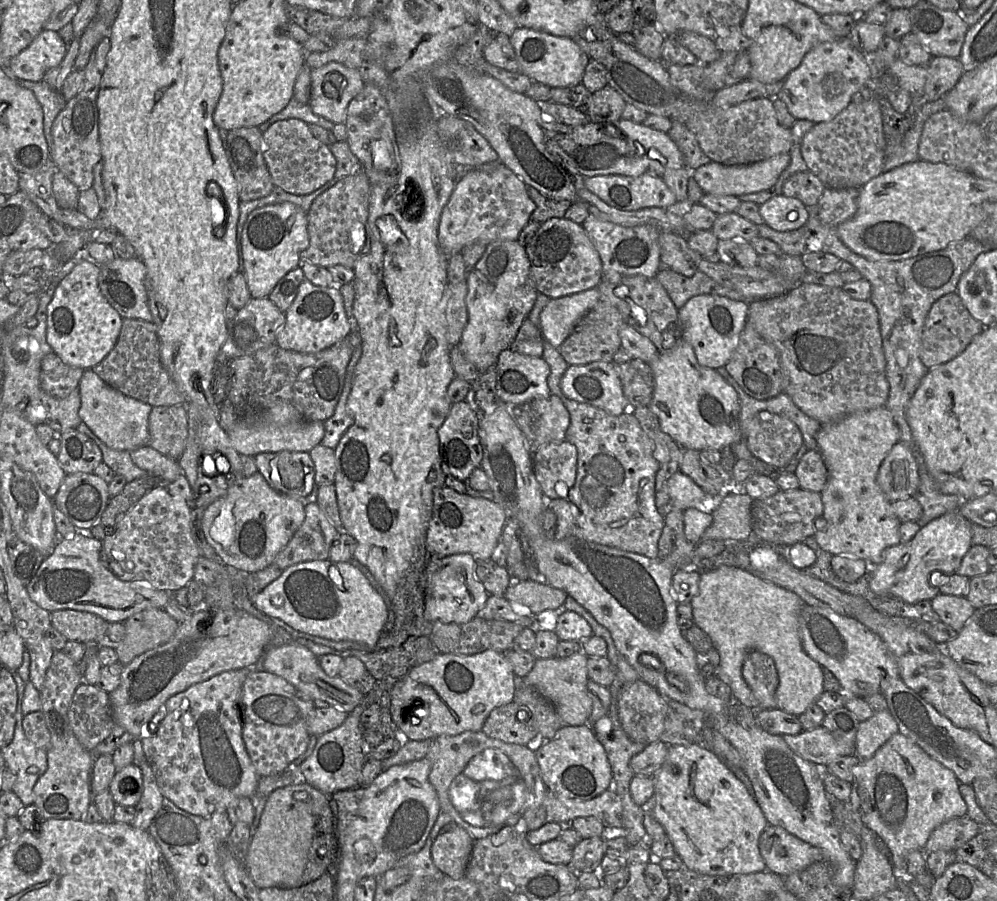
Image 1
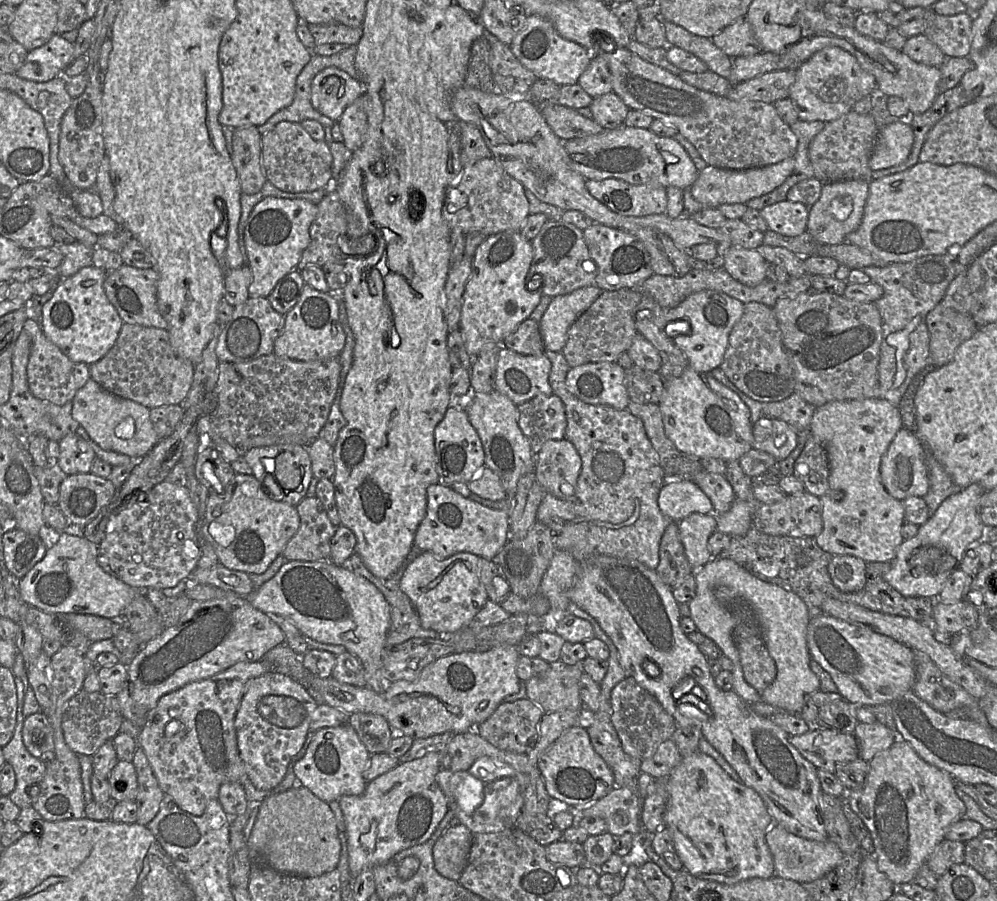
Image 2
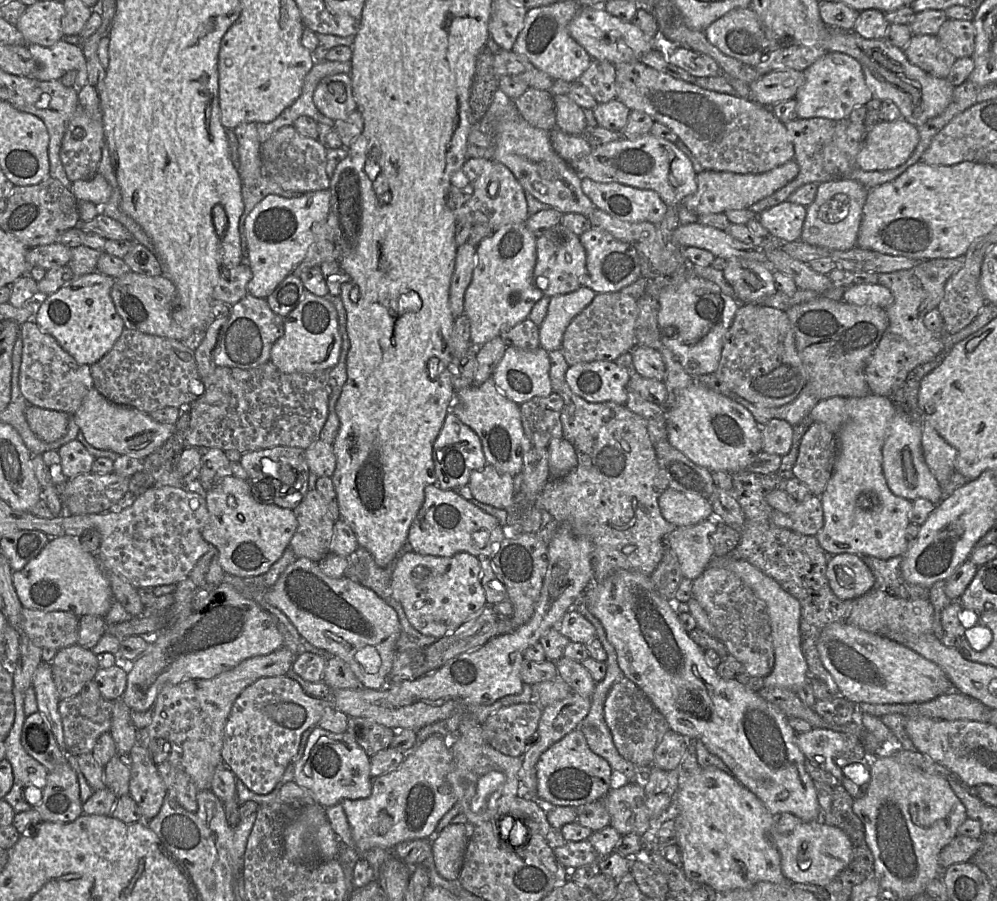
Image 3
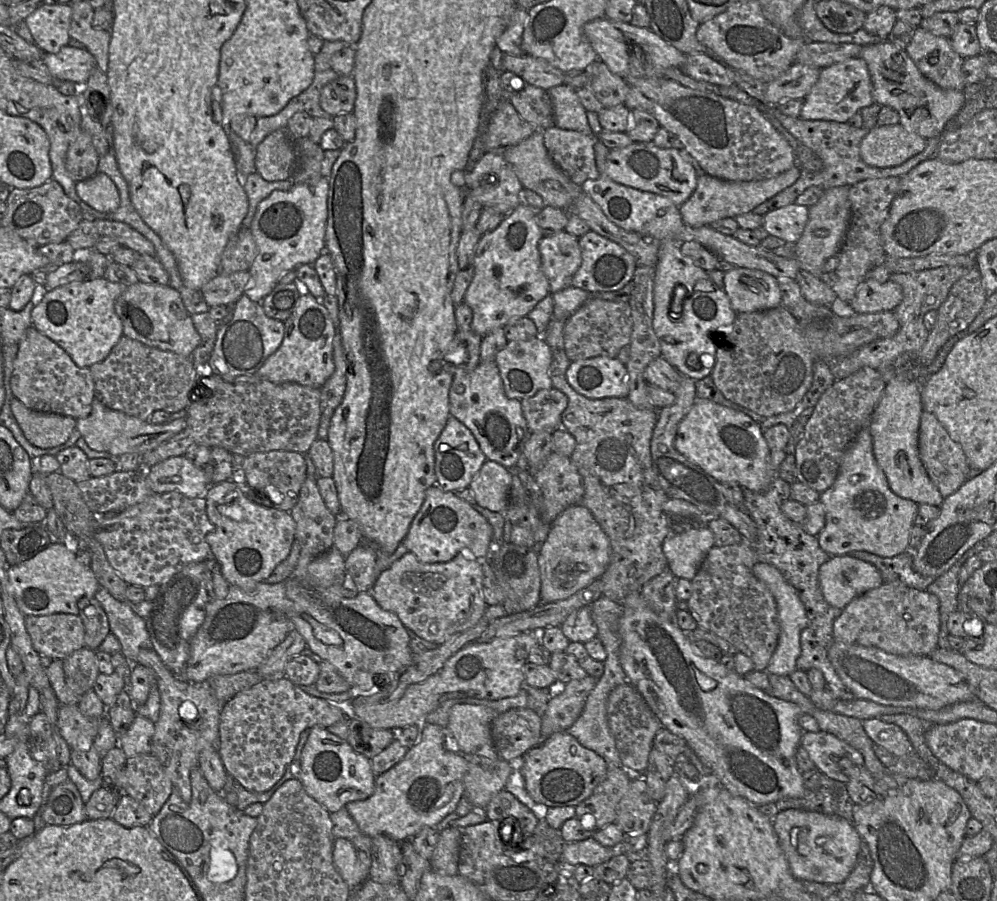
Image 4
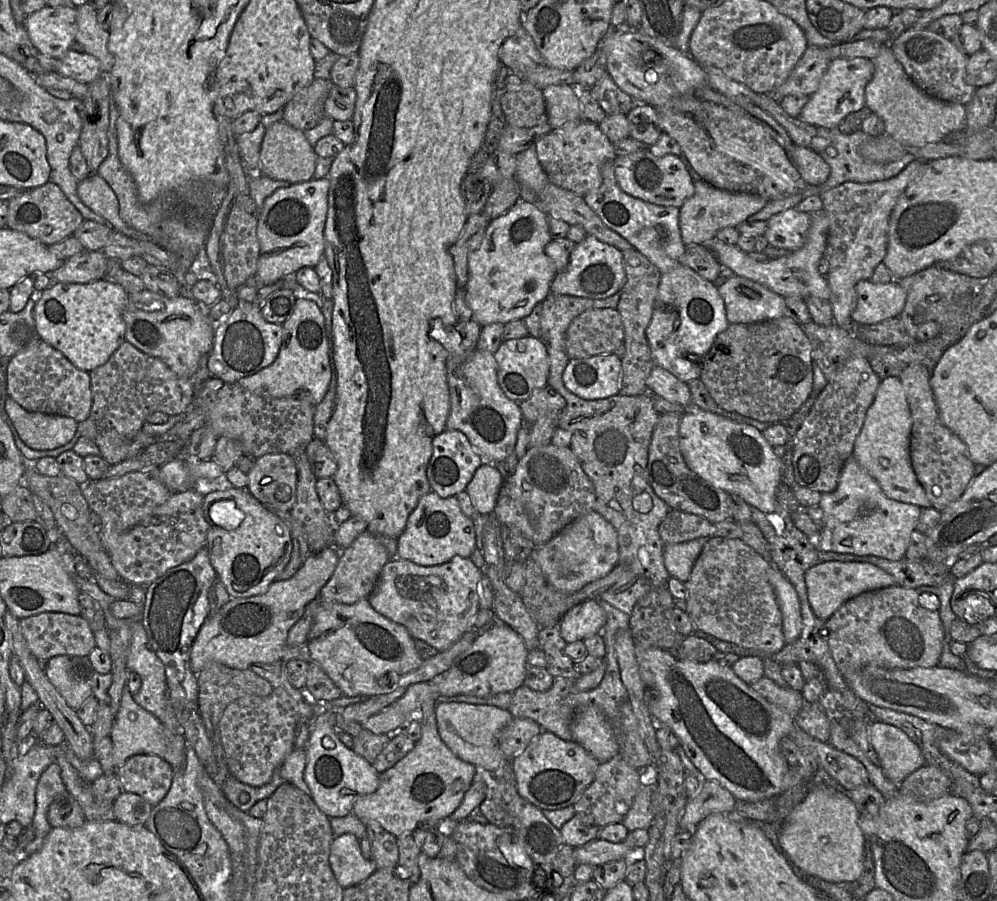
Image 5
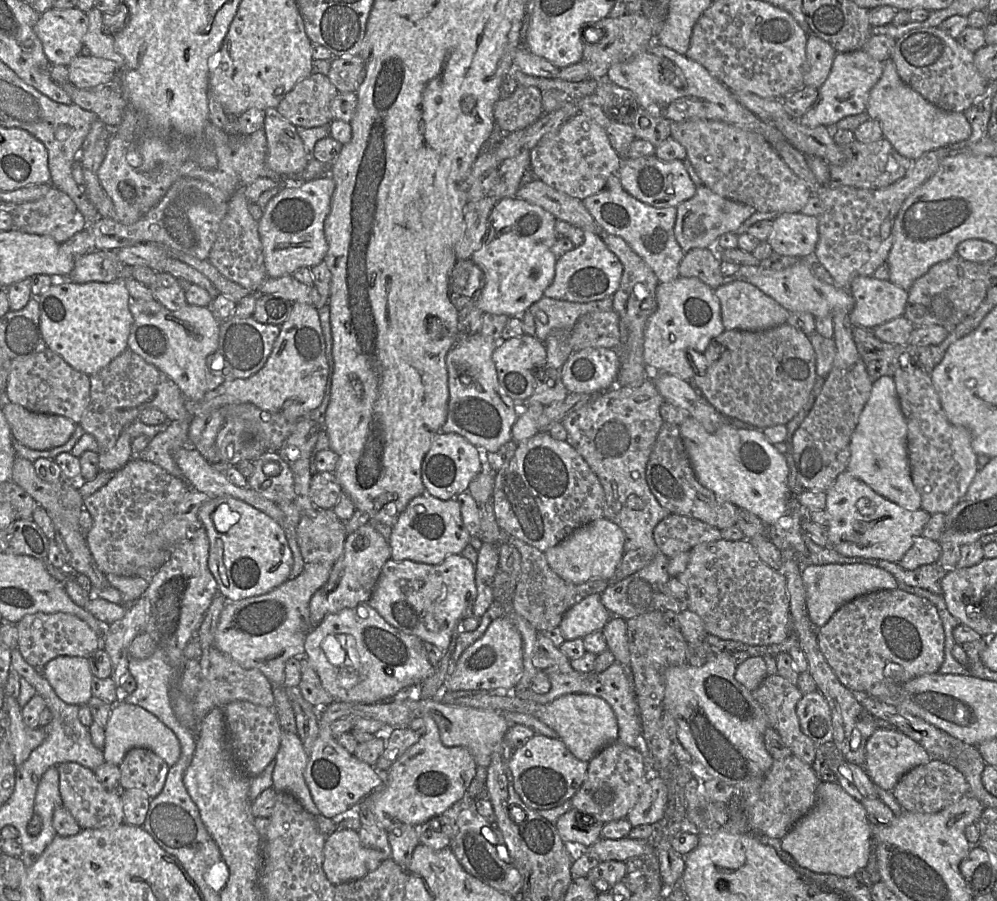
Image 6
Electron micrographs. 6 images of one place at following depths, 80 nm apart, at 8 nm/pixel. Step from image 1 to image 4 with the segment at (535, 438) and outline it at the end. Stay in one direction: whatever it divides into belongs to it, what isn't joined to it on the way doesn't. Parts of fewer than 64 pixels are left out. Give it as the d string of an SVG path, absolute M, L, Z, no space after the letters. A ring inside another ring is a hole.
M551 387L521 400L522 412L529 431L554 432L561 427L561 416L568 399L561 391Z

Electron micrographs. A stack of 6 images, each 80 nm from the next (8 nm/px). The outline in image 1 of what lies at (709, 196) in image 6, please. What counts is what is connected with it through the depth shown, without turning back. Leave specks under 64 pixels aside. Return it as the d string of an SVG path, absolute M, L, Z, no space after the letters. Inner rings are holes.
M788 153L777 154L765 160L743 165L724 165L718 162L710 162L693 171L693 178L696 180L704 194L718 196L755 193L770 189L778 181L783 170L789 165L790 156Z

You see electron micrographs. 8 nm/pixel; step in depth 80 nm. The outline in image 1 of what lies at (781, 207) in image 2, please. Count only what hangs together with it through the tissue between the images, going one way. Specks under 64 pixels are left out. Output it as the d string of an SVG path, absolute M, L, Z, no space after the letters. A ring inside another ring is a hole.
M776 195L759 206L764 224L777 231L791 231L802 227L809 218L809 210L802 201Z

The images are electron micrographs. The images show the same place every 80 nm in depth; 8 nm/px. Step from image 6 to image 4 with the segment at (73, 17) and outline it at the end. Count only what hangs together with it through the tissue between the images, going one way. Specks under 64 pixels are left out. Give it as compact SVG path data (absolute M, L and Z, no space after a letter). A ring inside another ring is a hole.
M40 4L25 18L34 44L45 53L58 53L68 44L72 8L70 4Z

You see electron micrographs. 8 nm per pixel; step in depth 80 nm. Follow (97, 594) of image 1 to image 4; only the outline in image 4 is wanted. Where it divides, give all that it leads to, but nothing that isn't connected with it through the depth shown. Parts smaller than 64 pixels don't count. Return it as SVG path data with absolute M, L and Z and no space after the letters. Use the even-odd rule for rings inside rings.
M50 543L32 558L7 570L12 596L25 616L49 615L53 613L70 613L78 615L78 601L82 597L94 597L99 589L90 565L82 564L64 543Z

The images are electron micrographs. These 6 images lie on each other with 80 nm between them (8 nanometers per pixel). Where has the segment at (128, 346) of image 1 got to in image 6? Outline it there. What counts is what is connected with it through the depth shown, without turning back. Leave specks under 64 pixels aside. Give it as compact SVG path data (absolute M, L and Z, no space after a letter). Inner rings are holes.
M130 348L113 359L105 368L90 375L90 401L82 415L81 426L84 431L93 435L98 443L99 472L117 471L132 458L132 437L129 434L129 426L146 409L158 409L162 411L170 422L193 418L190 412L190 403L183 395L178 385L156 366L145 361L140 355Z

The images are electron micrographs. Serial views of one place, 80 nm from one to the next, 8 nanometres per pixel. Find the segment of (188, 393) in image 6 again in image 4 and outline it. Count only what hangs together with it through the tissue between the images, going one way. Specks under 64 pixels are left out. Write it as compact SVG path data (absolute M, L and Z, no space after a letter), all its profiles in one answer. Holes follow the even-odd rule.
M138 281L126 287L117 298L115 311L122 320L124 336L149 347L191 357L201 342L180 293L170 285L154 285Z

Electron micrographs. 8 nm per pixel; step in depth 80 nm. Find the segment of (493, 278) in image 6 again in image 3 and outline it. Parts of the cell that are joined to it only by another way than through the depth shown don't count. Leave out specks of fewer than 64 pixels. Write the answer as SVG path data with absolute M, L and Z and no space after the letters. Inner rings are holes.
M525 223L504 225L481 240L476 247L476 262L472 280L464 295L464 314L470 321L471 344L476 348L528 318L533 306L544 296L533 284L533 271L536 263L536 239Z

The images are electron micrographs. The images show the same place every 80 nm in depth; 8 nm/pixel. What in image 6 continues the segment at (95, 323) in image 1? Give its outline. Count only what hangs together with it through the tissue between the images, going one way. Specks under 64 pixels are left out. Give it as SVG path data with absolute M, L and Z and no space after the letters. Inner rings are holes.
M123 280L114 282L64 282L51 285L39 297L40 331L47 348L60 355L72 368L88 376L105 368L129 348L128 339L134 323L130 311L131 296Z

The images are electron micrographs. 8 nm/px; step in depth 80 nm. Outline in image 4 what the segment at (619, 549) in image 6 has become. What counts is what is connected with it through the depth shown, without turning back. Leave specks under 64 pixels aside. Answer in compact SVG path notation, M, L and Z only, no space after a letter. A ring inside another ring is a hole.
M582 505L565 509L551 524L538 553L541 603L565 600L598 580L610 563L610 541L592 513Z

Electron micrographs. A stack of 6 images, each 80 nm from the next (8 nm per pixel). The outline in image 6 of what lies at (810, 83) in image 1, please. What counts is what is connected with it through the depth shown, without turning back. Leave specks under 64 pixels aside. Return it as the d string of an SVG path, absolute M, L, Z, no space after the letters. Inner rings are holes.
M863 50L837 53L826 81L819 88L819 95L813 106L799 119L808 127L833 126L841 119L867 111L872 88L883 73L883 62L875 60Z

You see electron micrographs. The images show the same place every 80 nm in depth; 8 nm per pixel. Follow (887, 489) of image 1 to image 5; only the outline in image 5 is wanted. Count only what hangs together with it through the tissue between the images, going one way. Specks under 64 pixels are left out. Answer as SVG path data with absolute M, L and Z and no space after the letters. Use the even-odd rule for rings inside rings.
M899 377L881 380L874 401L867 410L863 426L855 440L852 456L880 485L885 495L895 501L932 508L923 486L918 481L910 458L912 417Z

